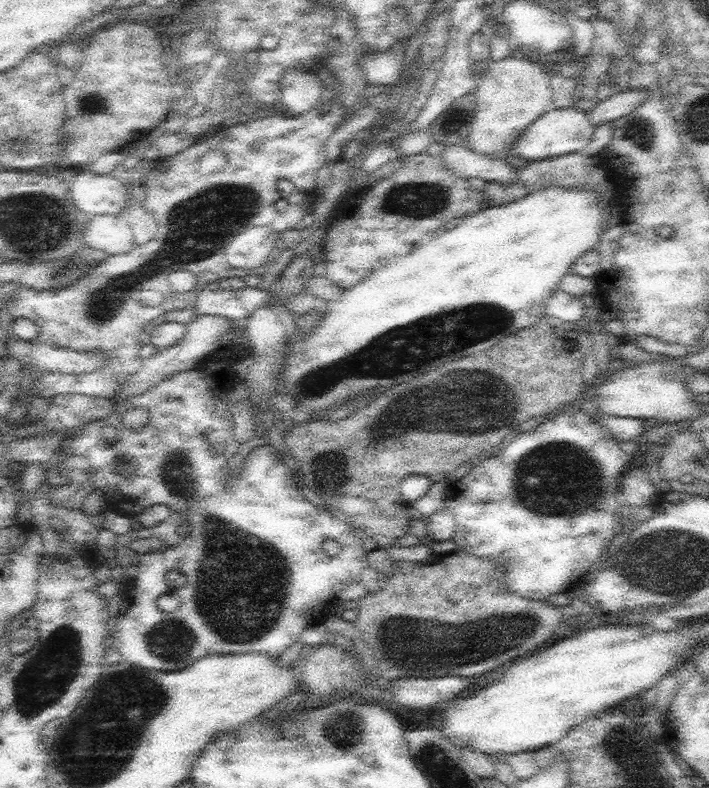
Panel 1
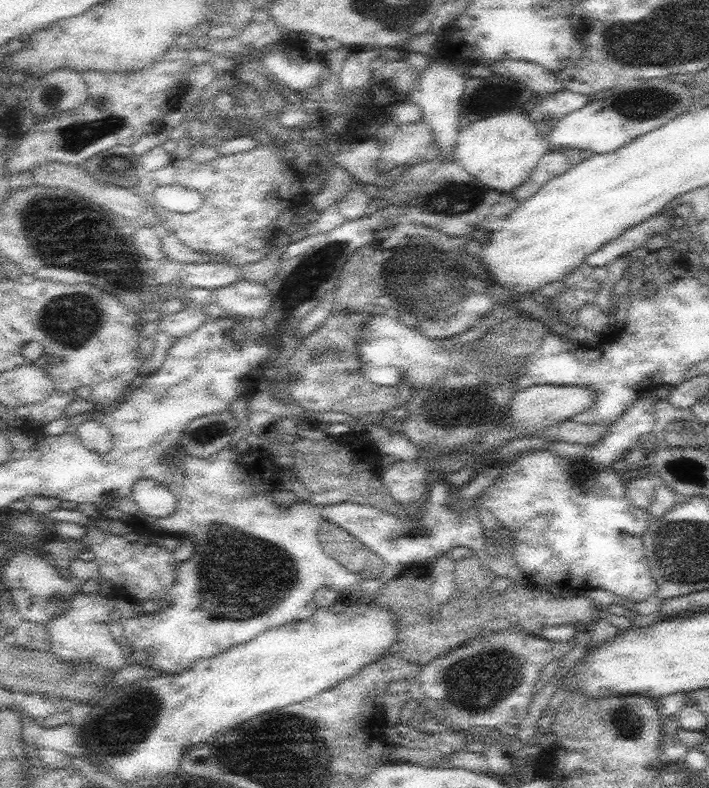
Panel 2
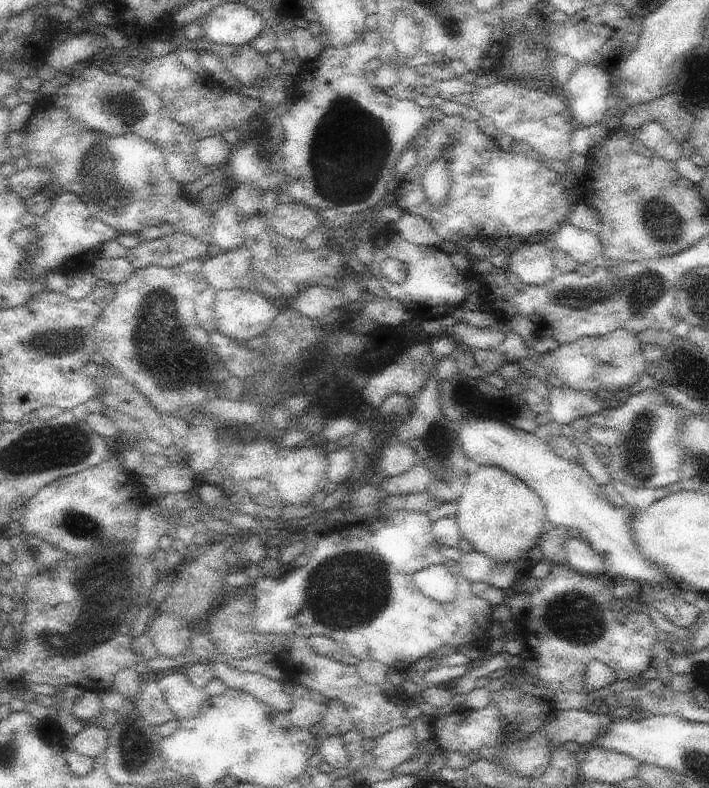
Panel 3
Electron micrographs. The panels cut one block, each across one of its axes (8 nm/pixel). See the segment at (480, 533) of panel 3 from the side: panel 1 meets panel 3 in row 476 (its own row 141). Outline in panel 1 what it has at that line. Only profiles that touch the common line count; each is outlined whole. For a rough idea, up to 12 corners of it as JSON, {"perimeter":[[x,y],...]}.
{"perimeter":[[521,58],[477,80],[467,146],[491,158],[553,104],[551,74]]}

